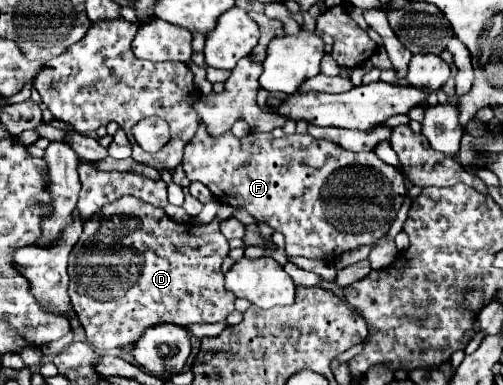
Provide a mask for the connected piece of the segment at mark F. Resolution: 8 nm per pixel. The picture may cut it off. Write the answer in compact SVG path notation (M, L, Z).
M202 124L196 138L184 148L184 172L192 182L202 182L218 202L234 208L246 208L256 220L270 224L286 238L284 252L288 256L304 256L328 260L358 246L378 242L386 232L386 224L394 222L404 200L404 178L394 168L384 164L374 152L360 152L348 158L348 150L330 140L316 140L310 134L292 134L274 138L272 134L252 132L238 140L232 132L212 138Z

